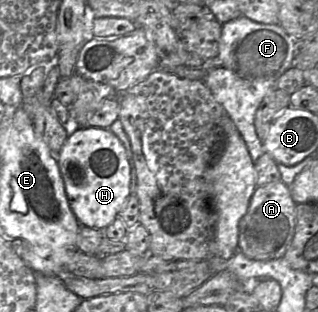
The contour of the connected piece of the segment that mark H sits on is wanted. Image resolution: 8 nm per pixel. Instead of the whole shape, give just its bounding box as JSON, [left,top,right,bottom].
[56,127,130,231]

